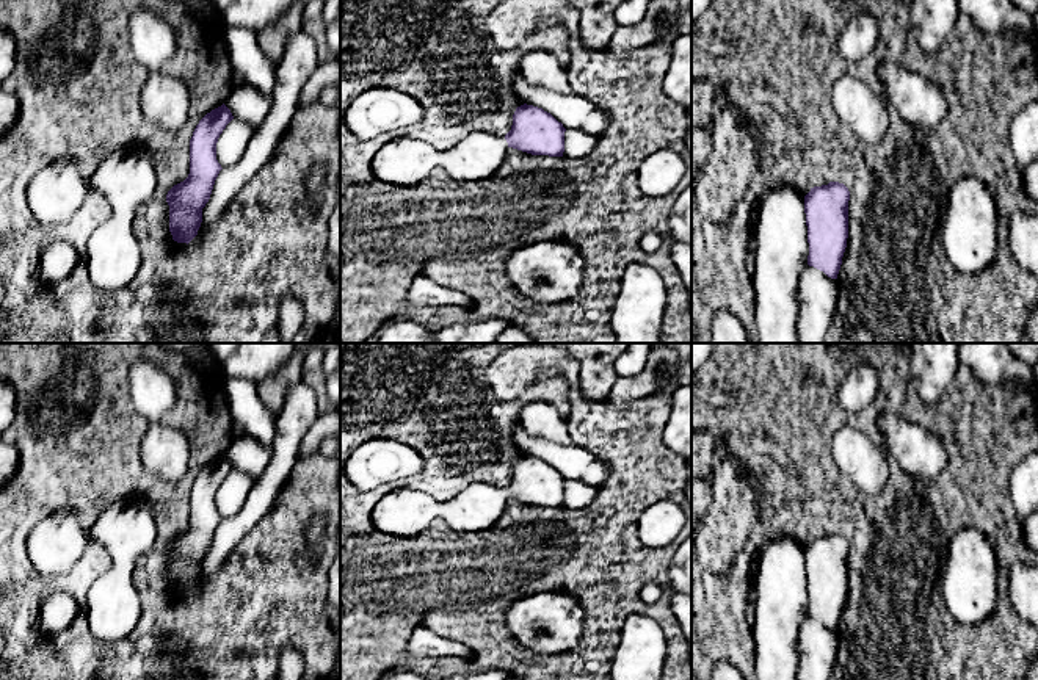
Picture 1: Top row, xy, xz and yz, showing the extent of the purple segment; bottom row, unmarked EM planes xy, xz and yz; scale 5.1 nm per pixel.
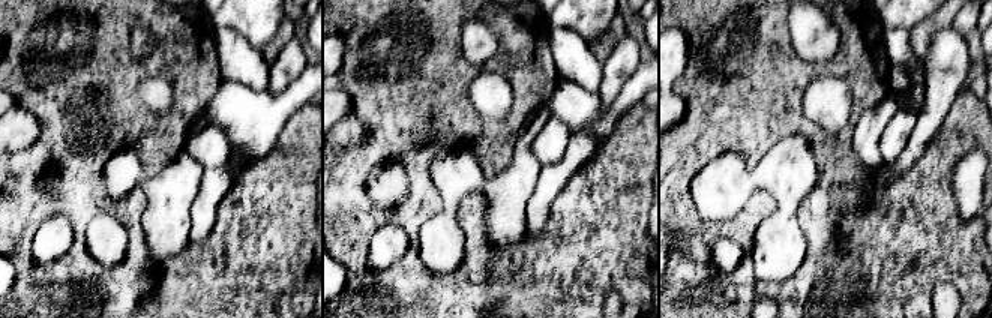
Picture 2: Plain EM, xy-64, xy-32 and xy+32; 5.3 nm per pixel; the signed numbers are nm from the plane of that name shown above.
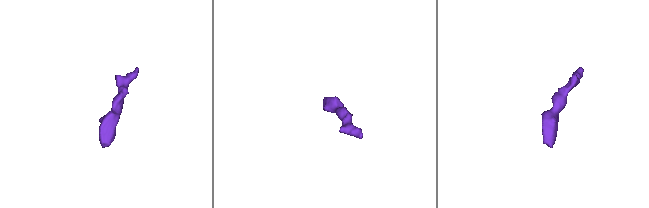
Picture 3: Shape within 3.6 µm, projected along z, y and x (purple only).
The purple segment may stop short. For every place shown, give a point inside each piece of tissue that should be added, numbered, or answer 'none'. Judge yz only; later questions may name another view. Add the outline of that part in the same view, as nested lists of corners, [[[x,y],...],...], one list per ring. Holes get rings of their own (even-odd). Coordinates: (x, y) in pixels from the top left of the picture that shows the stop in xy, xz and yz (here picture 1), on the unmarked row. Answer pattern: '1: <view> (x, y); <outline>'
none

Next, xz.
1: xz (406, 513); [[[472,483],[448,501],[401,487],[378,501],[372,519],[376,530],[400,537],[426,531],[436,519],[455,531],[485,531],[502,517],[508,500],[505,487],[489,483]]]

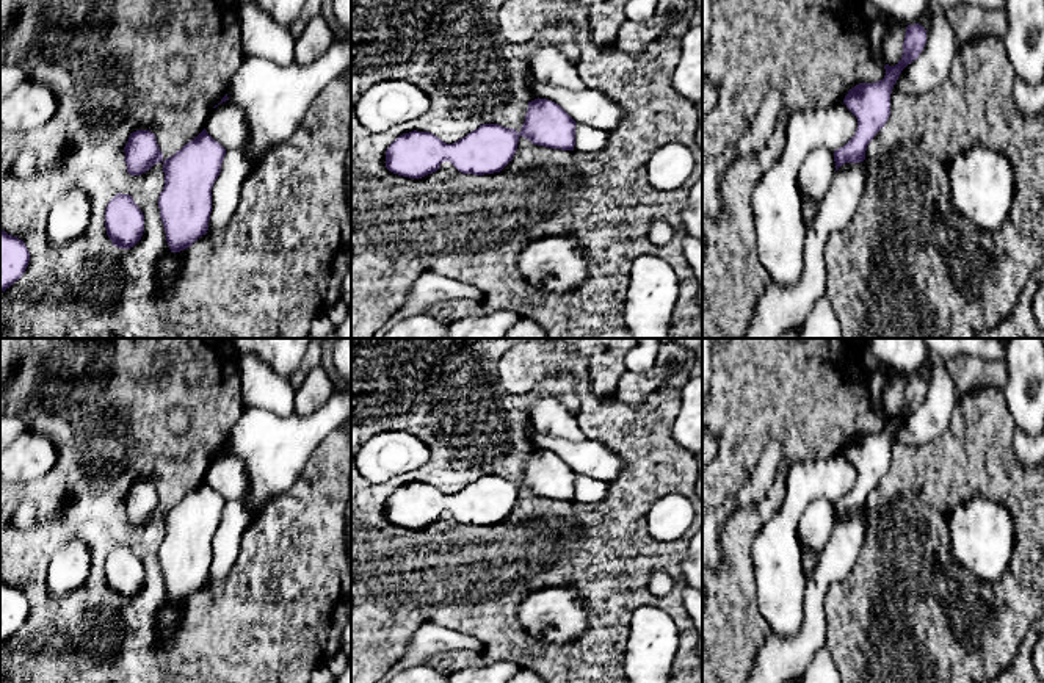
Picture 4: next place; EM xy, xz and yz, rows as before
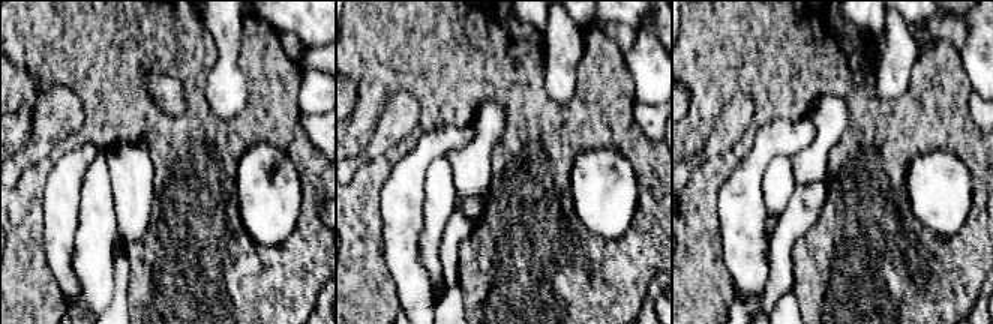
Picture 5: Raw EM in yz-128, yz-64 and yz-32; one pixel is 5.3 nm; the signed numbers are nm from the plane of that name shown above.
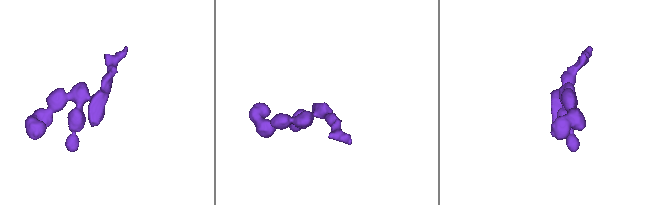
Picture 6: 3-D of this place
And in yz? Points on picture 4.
none

